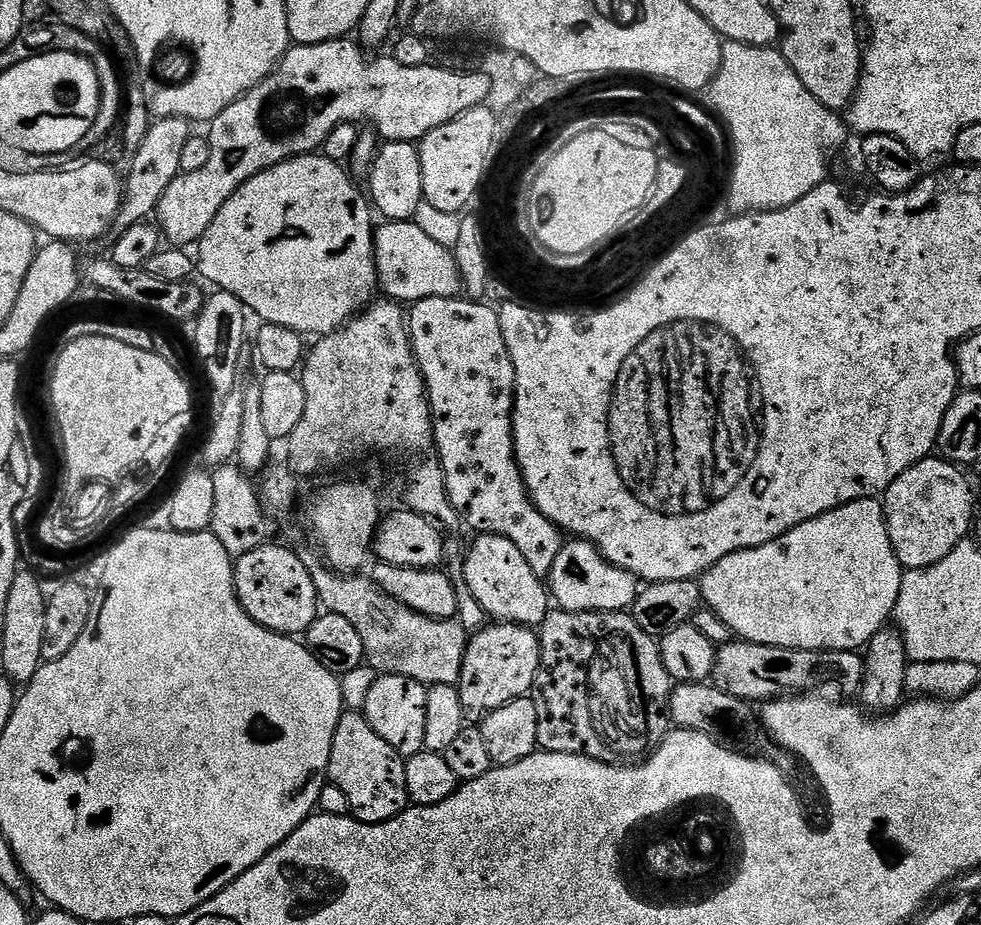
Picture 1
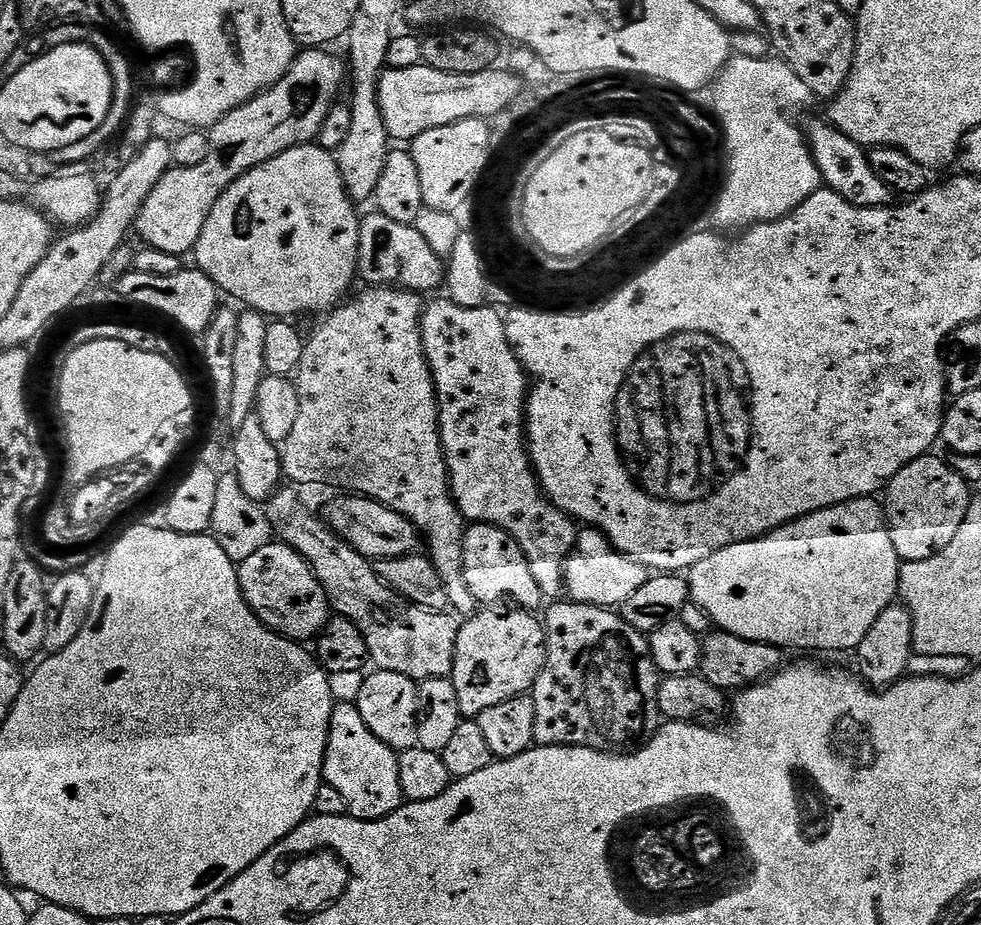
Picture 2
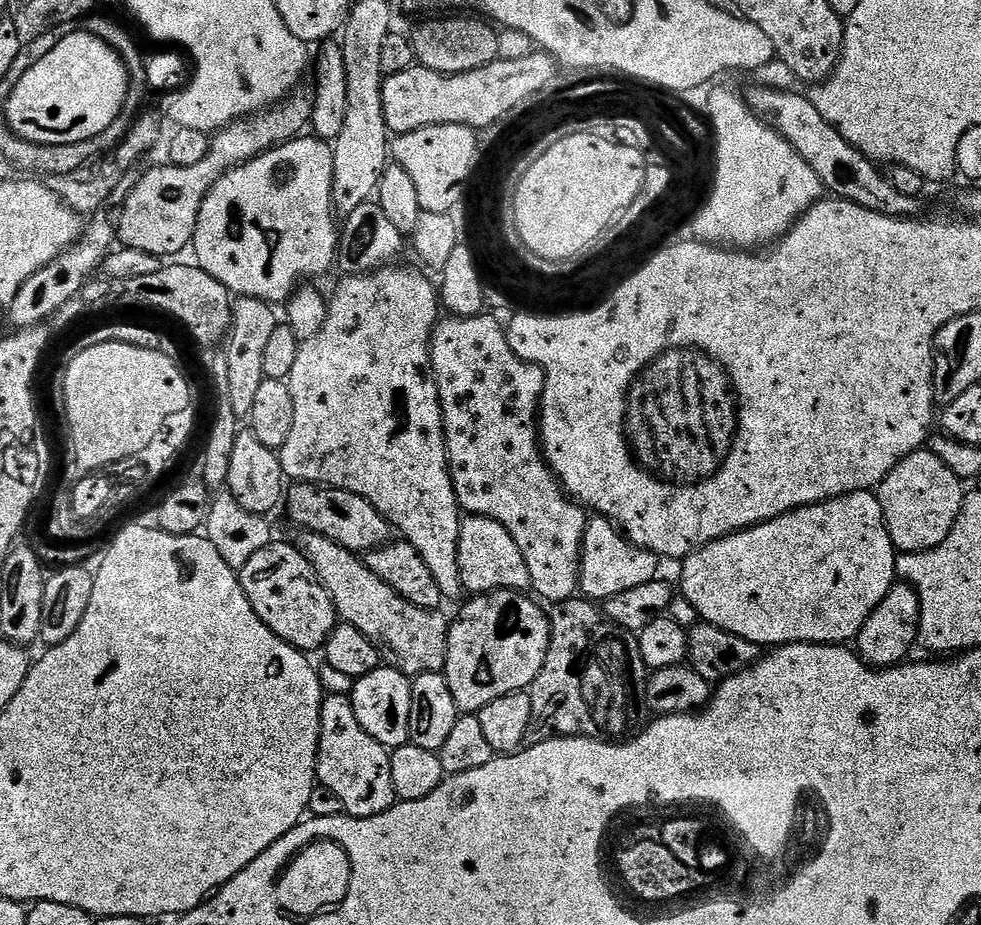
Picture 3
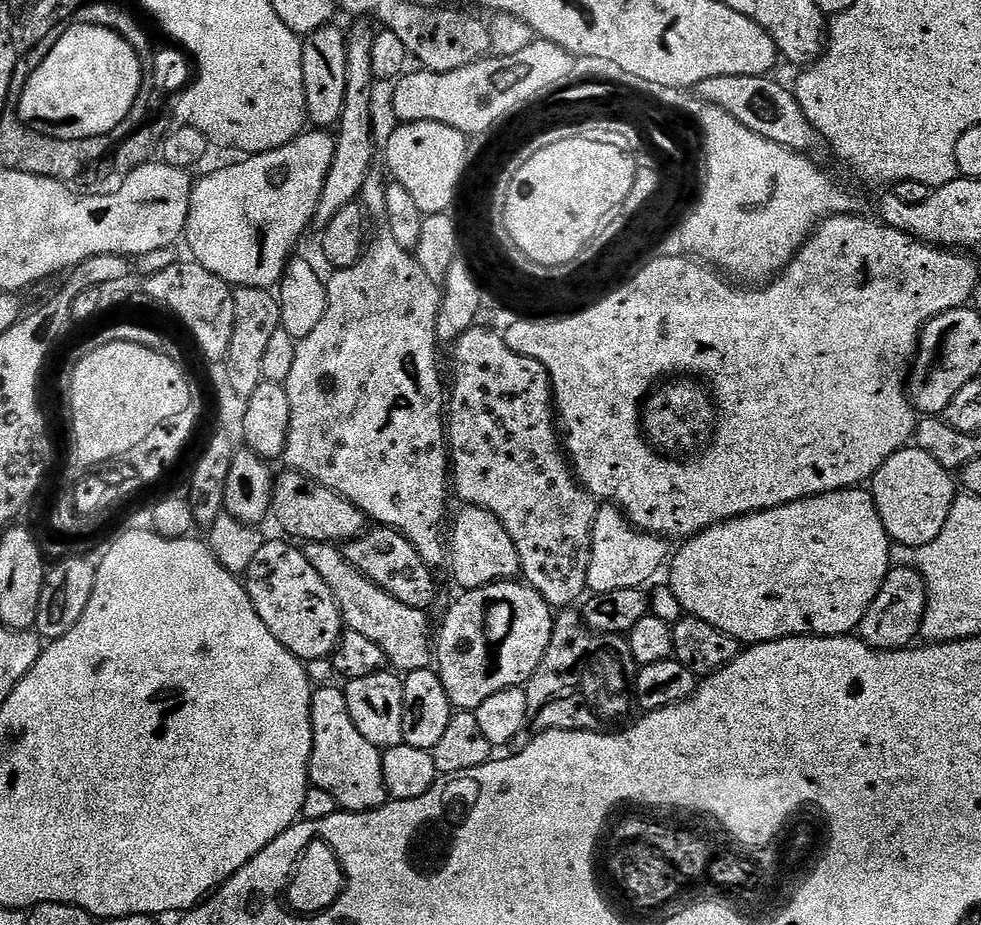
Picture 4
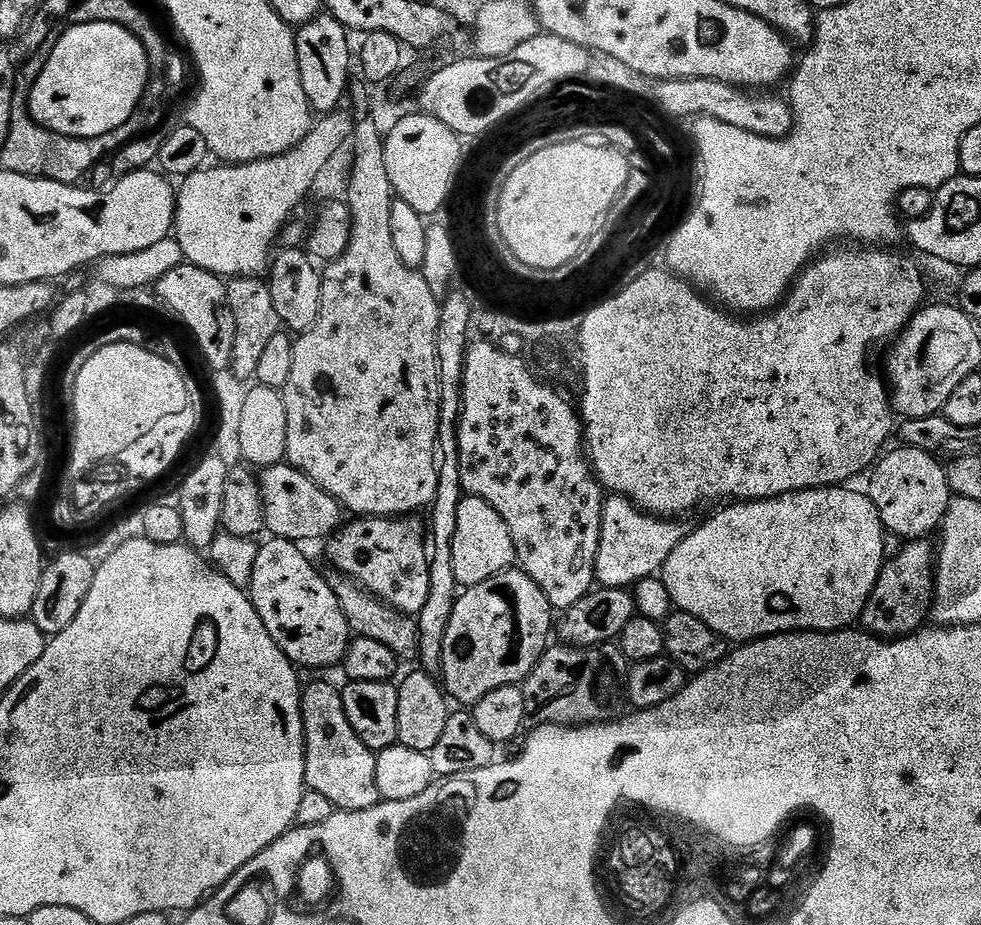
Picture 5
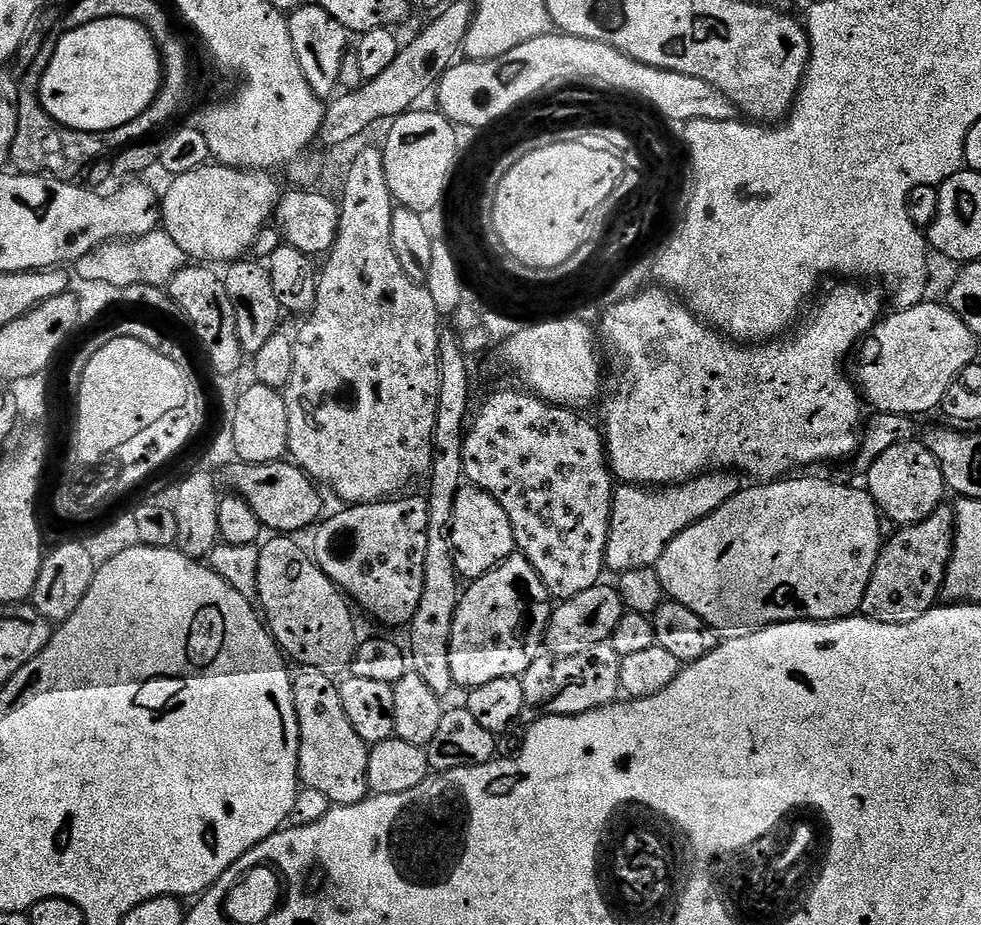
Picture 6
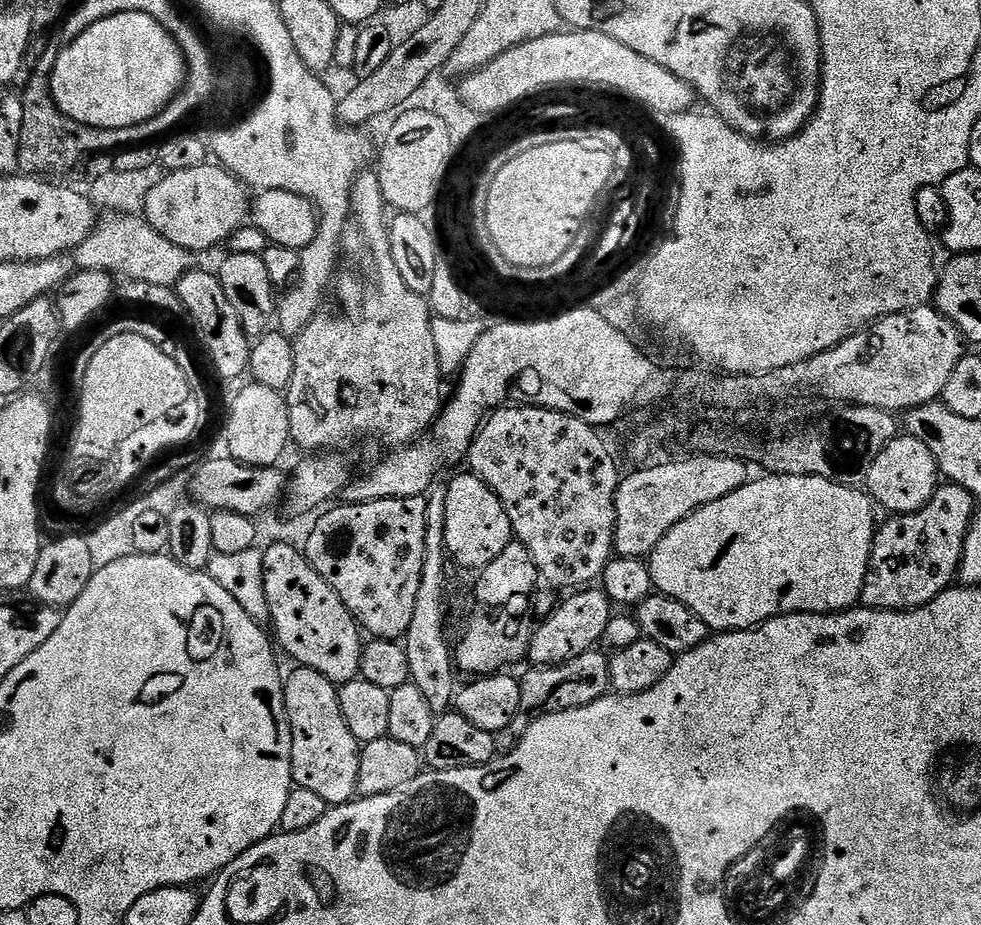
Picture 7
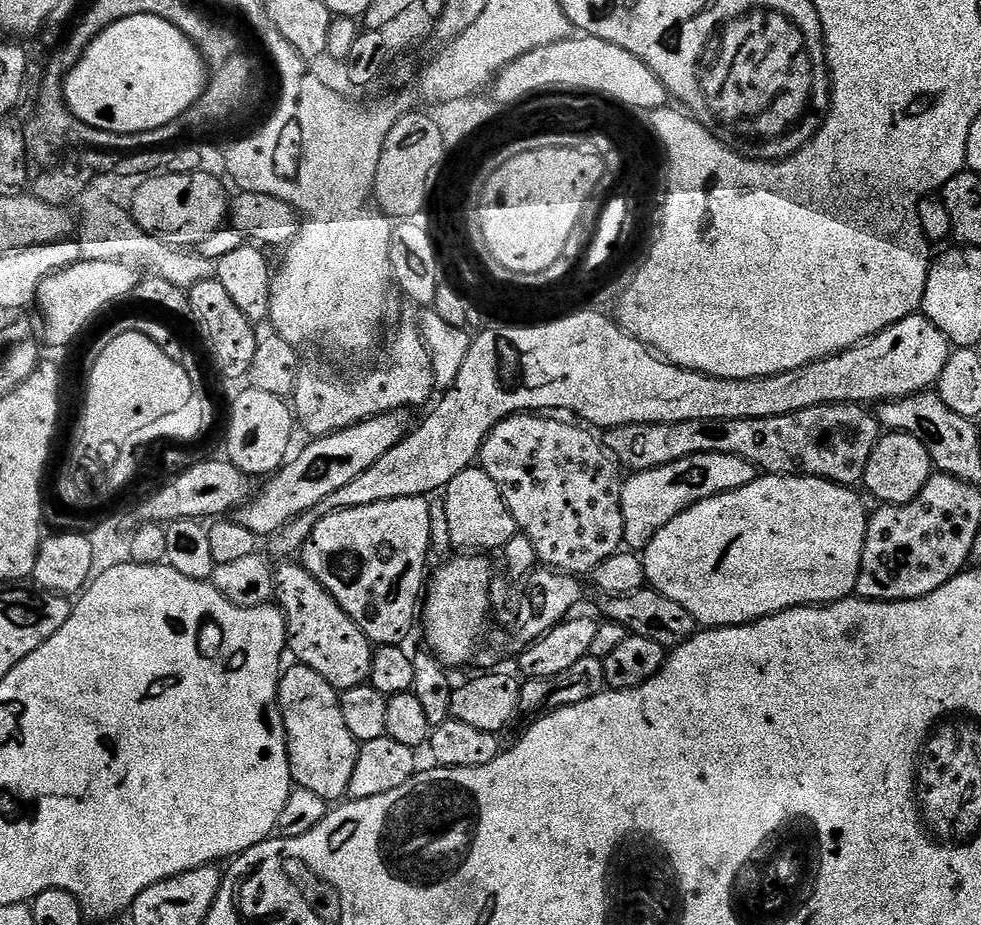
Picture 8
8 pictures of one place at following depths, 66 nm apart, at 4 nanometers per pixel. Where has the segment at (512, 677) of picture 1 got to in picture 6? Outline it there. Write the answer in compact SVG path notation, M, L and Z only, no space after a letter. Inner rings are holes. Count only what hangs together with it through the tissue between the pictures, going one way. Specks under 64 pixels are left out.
M515 552L493 571L488 571L482 578L471 581L466 587L459 597L449 644L448 657L455 685L471 690L497 678L522 676L541 655L544 635L552 616L554 604L545 583L538 577L529 560Z

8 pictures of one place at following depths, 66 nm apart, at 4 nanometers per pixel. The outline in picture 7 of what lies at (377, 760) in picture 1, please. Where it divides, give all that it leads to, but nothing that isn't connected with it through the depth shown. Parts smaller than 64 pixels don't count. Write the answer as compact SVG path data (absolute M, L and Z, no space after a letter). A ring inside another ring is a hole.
M293 667L292 673L287 673L284 681L284 701L286 702L286 714L290 722L290 734L292 735L292 782L297 788L305 788L313 794L318 794L330 806L337 804L348 804L351 800L357 799L358 793L358 766L360 765L361 743L354 738L354 734L350 734L350 726L346 726L346 718L342 718L342 706L340 705L340 694L337 685L331 684L322 674L318 674L318 670L310 670L309 668Z

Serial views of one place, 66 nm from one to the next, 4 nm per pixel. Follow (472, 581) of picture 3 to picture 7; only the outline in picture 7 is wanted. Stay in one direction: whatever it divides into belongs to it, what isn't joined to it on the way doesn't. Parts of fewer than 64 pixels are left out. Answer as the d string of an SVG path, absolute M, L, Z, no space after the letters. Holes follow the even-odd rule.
M471 474L456 476L446 484L445 546L454 565L481 570L503 554L514 540L510 518L498 494Z

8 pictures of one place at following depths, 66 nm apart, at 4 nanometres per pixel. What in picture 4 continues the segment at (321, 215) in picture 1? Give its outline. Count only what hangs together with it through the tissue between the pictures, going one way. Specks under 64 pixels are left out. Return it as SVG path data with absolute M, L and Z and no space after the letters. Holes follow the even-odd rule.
M308 130L281 148L240 158L229 168L220 168L201 180L199 177L192 185L190 210L183 234L192 251L189 252L191 259L236 288L275 289L293 255L292 247L303 238L304 231L309 231L335 150L336 136L331 131Z

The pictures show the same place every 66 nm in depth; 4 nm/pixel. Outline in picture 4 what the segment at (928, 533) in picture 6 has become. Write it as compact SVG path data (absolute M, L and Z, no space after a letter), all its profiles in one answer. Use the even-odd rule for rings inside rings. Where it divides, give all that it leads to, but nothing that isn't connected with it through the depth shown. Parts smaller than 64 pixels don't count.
M911 566L889 568L882 582L882 590L878 590L878 598L870 602L870 610L862 618L858 629L859 639L870 648L879 652L893 652L899 648L909 647L912 639L920 636L920 627L924 621L926 610L926 586L924 577Z

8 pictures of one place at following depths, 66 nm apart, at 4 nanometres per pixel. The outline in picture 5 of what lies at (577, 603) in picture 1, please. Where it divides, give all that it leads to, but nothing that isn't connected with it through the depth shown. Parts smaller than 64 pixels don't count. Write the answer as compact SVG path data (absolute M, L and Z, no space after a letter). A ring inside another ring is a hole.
M609 495L602 510L602 532L596 559L596 584L602 588L631 589L638 582L657 575L670 554L688 535L689 525L672 518L651 516L641 512L625 496Z

